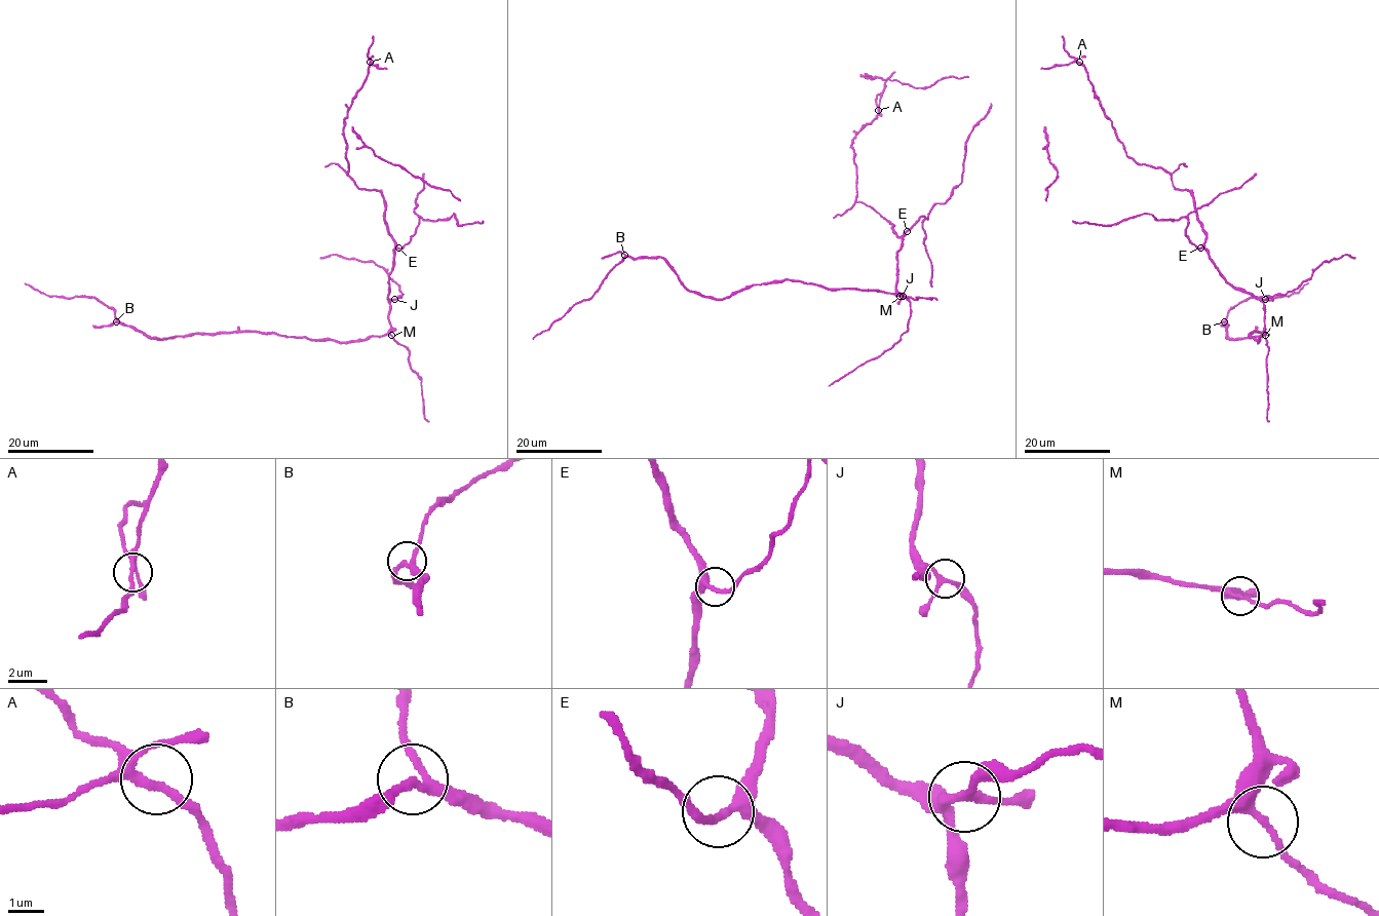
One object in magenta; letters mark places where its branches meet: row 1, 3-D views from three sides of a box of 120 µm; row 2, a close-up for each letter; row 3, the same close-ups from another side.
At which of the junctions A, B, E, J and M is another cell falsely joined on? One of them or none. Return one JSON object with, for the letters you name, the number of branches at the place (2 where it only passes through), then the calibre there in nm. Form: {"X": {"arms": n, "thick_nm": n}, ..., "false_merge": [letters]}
{"false_merge": []}

